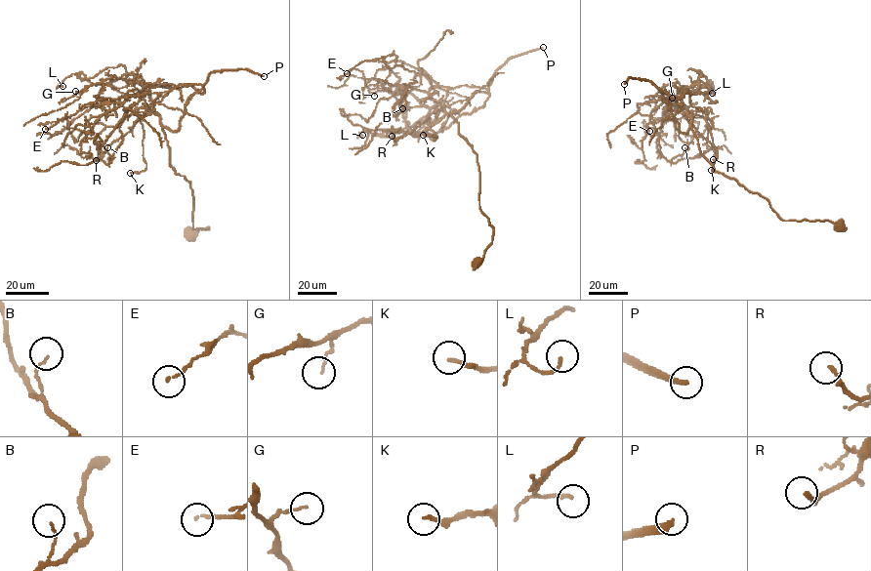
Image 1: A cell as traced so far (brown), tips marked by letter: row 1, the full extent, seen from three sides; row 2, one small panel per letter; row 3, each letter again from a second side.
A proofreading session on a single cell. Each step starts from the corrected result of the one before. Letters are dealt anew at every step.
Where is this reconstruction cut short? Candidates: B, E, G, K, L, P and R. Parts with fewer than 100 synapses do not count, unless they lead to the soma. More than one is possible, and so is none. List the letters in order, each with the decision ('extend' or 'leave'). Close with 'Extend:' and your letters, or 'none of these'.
B: leave
E: leave
G: leave
K: leave
L: leave
P: extend
R: leave
Extend: P

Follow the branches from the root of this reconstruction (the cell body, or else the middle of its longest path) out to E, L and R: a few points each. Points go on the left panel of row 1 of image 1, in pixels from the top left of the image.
E: (190, 235), (209, 228), (193, 228), (190, 182), (170, 164), (145, 91), (45, 129)
L: (190, 235), (209, 228), (193, 228), (190, 182), (170, 164), (145, 88), (121, 64), (62, 86)
R: (190, 235), (209, 228), (193, 228), (190, 182), (171, 165), (160, 117), (153, 111), (96, 160)

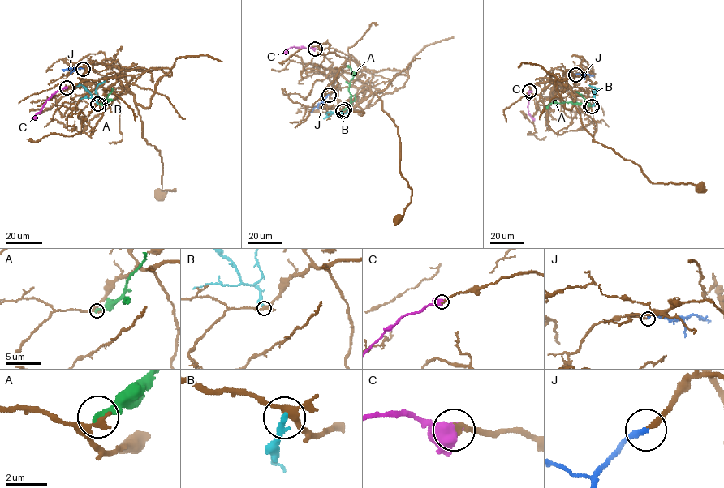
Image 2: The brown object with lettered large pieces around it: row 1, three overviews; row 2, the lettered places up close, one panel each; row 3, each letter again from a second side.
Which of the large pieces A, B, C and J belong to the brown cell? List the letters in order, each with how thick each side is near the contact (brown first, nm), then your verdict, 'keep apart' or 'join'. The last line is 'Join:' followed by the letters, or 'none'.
A: calibres 360 and 320 nm; keep apart
B: calibres 300 and 300 nm; keep apart
C: calibres 320 and 800 nm; join
J: calibres 240 and 240 nm; join
Join: C, J

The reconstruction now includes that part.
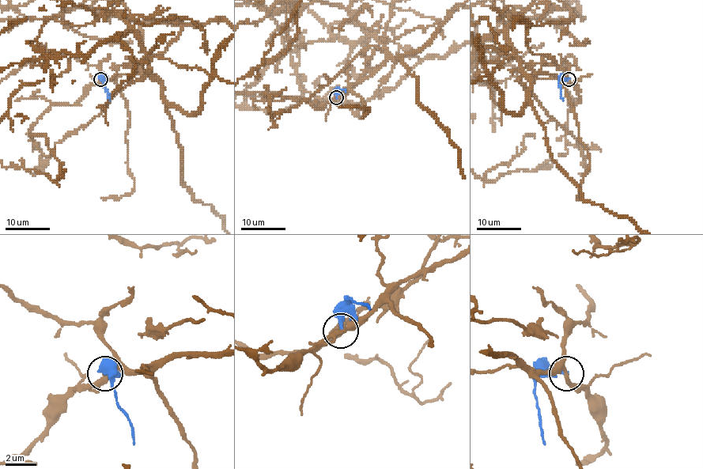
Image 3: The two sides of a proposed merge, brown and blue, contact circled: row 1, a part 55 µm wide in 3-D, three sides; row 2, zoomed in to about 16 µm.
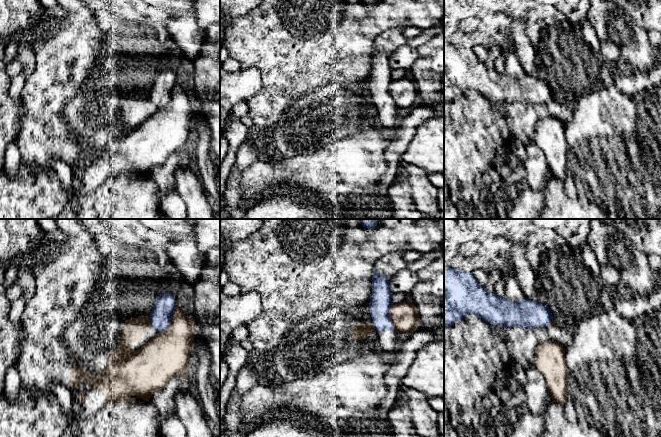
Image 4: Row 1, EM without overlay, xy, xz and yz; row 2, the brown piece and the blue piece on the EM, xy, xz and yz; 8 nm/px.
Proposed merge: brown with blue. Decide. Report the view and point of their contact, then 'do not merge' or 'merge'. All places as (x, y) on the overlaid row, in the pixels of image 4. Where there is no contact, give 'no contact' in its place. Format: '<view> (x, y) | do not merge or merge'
xy (170, 322) | do not merge

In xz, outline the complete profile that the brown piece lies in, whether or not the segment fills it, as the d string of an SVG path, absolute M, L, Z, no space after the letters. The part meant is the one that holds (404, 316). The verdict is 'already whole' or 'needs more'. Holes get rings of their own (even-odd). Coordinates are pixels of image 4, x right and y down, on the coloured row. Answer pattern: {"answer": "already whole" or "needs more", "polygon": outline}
{"answer": "already whole", "polygon": "M406 302L392 304L389 309L389 319L397 333L414 331L420 326L419 314L414 304Z"}

